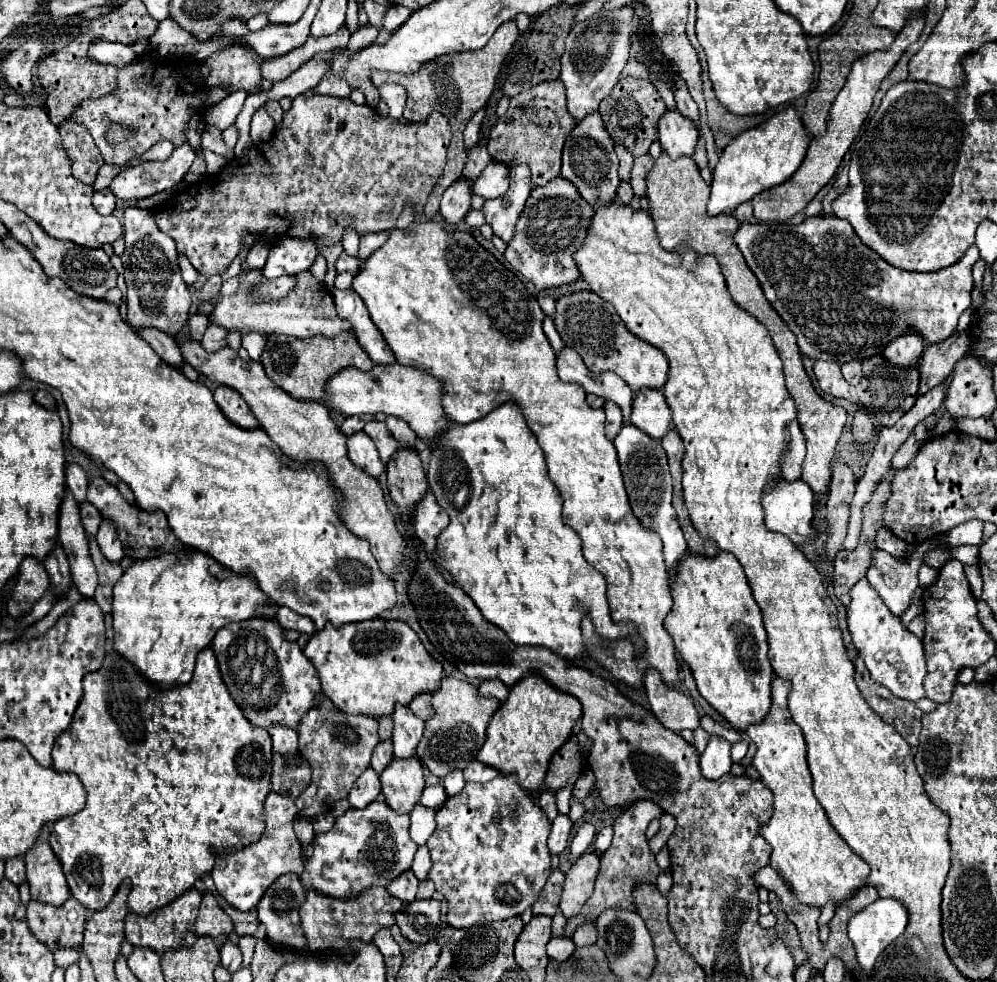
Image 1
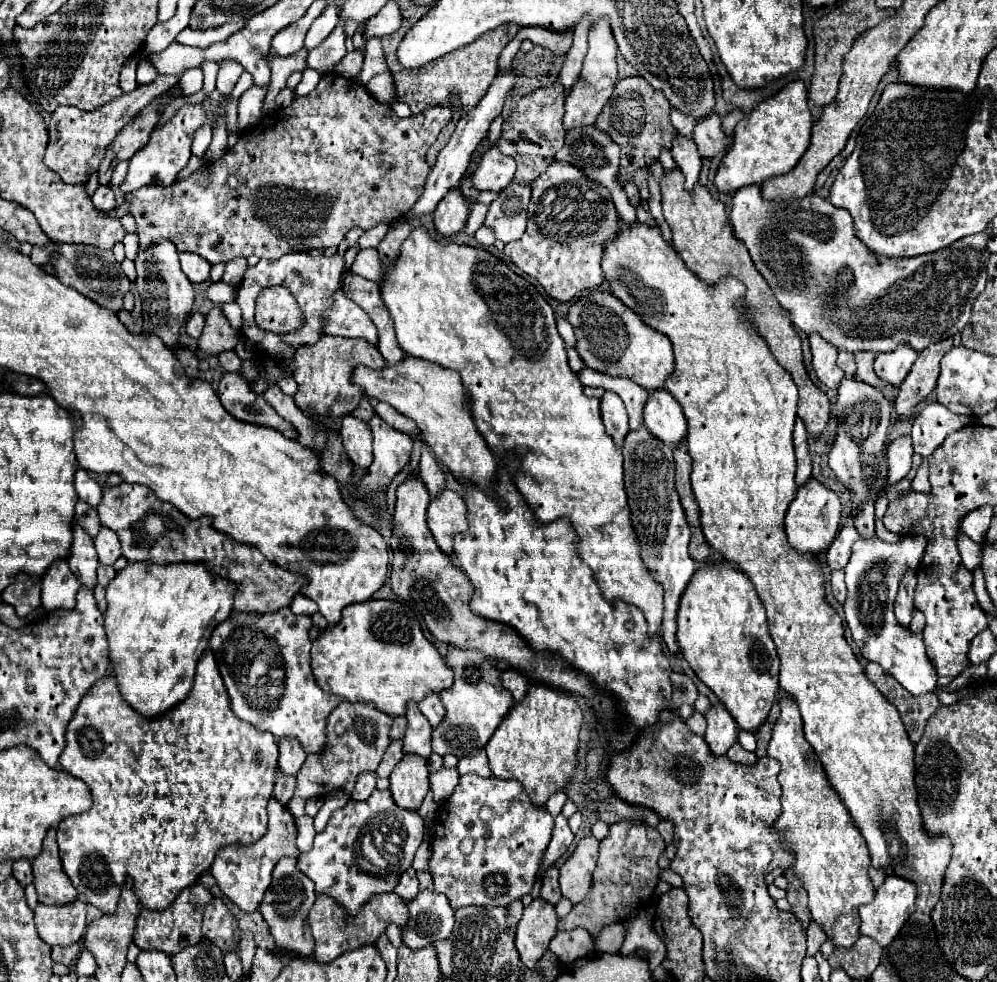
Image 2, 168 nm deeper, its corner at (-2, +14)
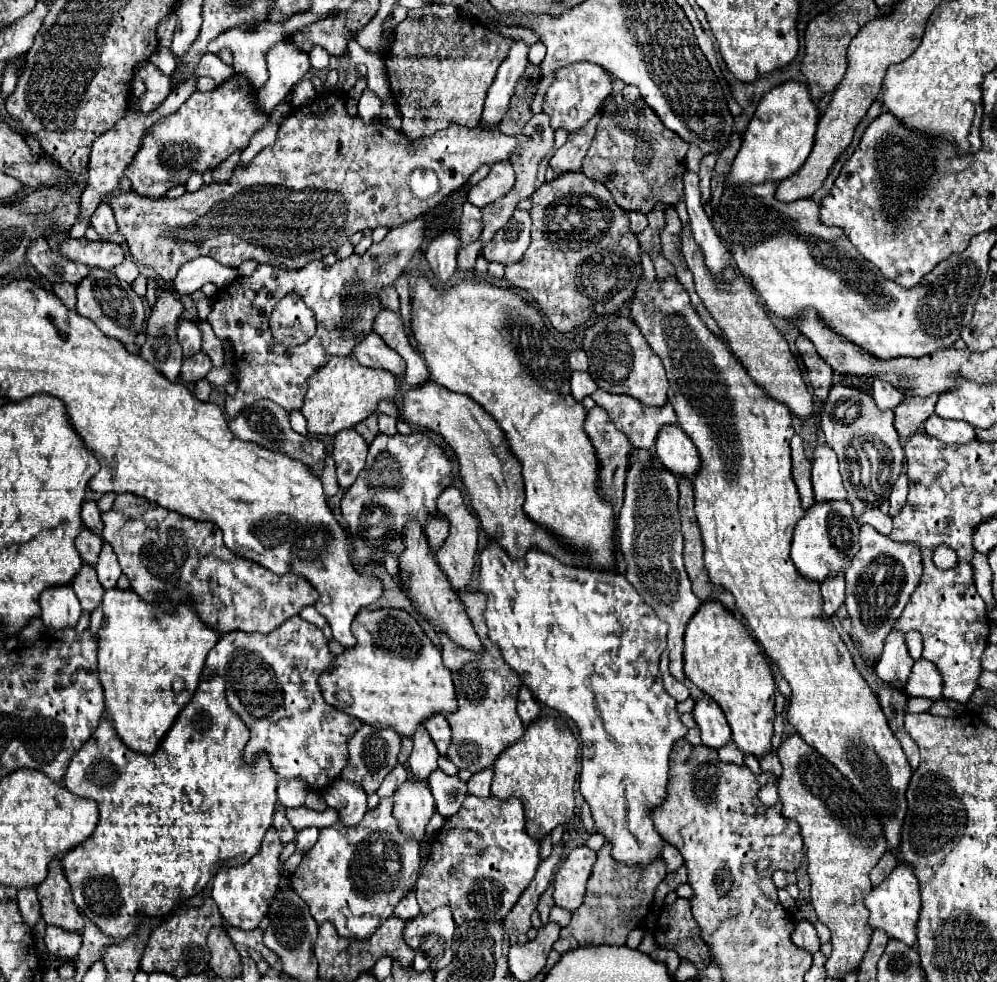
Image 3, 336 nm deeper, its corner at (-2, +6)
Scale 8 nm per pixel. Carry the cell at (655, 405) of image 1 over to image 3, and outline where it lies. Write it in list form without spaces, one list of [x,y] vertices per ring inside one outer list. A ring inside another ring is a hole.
[[[665,425],[665,429],[659,431],[655,449],[661,463],[677,475],[685,475],[691,479],[693,473],[699,469],[697,449],[687,433],[679,429],[679,425]]]

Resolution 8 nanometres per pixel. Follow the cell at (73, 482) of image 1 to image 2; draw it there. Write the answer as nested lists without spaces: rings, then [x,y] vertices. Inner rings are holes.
[[[83,469],[75,475],[75,489],[79,499],[89,503],[91,507],[97,507],[101,501],[101,485],[89,477],[89,473],[83,473]]]

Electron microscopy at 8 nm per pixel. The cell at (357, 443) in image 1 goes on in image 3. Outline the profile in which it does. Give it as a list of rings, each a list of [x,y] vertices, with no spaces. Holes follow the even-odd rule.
[[[343,429],[333,441],[333,459],[337,463],[337,479],[341,487],[351,487],[357,475],[363,471],[369,445],[359,437],[355,429]]]

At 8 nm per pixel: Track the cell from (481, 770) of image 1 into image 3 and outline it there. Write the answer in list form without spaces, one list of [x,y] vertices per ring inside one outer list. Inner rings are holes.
[[[481,769],[473,773],[473,777],[467,781],[467,791],[477,797],[489,797],[491,795],[491,779],[493,779],[493,769]]]

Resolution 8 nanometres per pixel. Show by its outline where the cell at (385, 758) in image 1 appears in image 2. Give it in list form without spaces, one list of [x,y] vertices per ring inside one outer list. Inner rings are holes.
[[[391,741],[391,745],[387,747],[387,753],[377,769],[379,777],[389,777],[391,771],[395,769],[395,765],[403,759],[403,743],[401,741]]]

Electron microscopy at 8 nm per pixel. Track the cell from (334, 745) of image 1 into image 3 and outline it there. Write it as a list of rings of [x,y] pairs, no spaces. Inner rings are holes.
[[[367,723],[361,725],[361,729],[349,739],[349,761],[347,767],[341,771],[339,779],[347,783],[357,783],[365,789],[365,793],[375,793],[385,779],[385,775],[395,767],[397,755],[401,747],[401,737],[393,729],[375,729]]]

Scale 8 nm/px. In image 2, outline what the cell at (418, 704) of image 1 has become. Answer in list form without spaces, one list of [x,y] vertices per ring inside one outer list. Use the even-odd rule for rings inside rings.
[[[437,693],[427,695],[427,697],[419,703],[419,709],[421,709],[421,713],[429,719],[429,723],[431,723],[433,729],[437,729],[437,725],[439,725],[439,723],[443,721],[443,717],[445,717],[445,707],[443,707],[443,703],[441,703],[441,699],[439,699]]]

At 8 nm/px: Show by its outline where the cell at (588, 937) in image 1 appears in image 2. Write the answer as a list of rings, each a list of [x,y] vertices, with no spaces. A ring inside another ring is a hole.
[[[621,923],[609,925],[605,931],[601,931],[595,939],[595,949],[603,951],[603,953],[617,953],[623,945],[623,937],[625,937],[625,927]]]

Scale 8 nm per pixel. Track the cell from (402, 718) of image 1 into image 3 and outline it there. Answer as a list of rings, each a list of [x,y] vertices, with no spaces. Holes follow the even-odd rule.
[[[419,725],[419,729],[413,735],[413,751],[409,755],[409,769],[415,779],[427,779],[431,771],[437,769],[437,757],[439,751],[435,749],[435,743],[431,741],[427,729]]]

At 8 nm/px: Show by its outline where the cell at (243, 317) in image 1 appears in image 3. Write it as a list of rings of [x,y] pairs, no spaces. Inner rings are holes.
[[[371,331],[371,333],[365,333],[355,349],[353,349],[353,357],[361,363],[361,365],[367,365],[367,367],[379,367],[379,369],[387,369],[391,371],[393,375],[403,375],[403,359],[393,351],[389,349],[383,339]]]

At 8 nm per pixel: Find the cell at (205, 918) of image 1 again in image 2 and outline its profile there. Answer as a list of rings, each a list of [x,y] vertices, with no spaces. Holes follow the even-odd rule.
[[[215,897],[205,909],[203,937],[213,945],[217,945],[223,953],[237,951],[237,945],[239,945],[237,919],[229,913],[229,909],[219,897]]]

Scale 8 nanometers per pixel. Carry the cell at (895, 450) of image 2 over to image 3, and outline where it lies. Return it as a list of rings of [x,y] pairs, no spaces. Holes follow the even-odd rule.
[[[901,473],[899,479],[895,481],[893,489],[891,489],[891,495],[889,495],[889,503],[891,503],[891,509],[889,509],[889,517],[895,517],[899,513],[899,509],[905,505],[907,501],[907,475]]]

